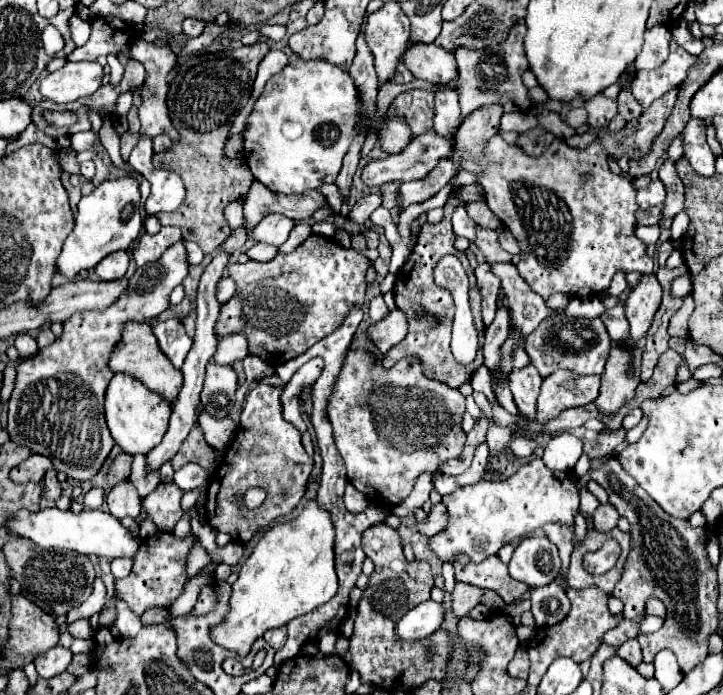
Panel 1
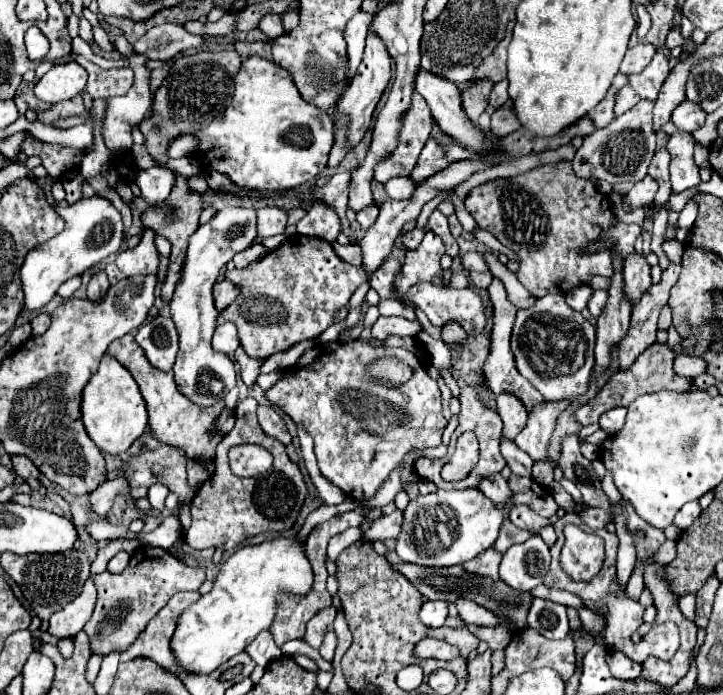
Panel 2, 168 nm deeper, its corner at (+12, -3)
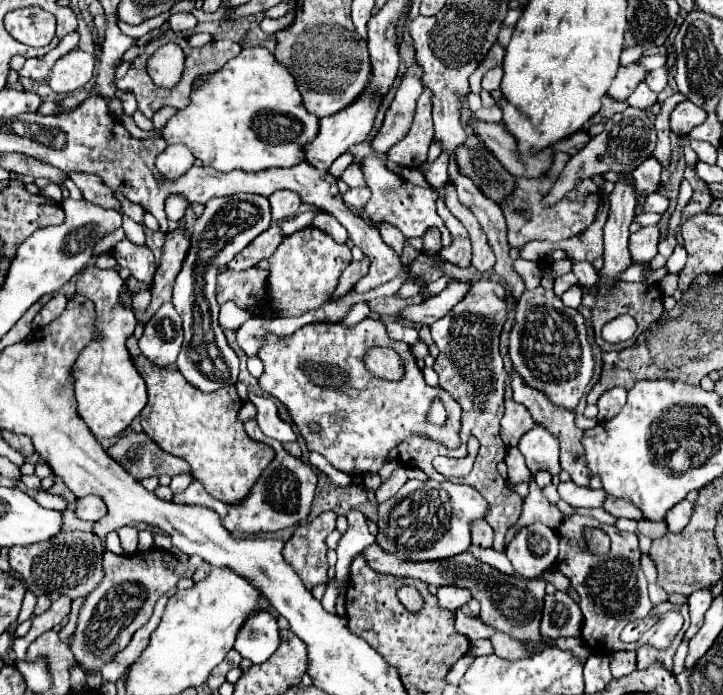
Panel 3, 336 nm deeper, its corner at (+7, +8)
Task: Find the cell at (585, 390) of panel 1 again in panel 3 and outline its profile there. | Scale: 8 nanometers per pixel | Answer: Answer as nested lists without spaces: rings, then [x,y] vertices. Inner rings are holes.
[[[535,424],[535,428],[519,440],[517,448],[525,456],[525,464],[533,474],[537,474],[541,470],[547,470],[551,476],[559,474],[561,466],[559,466],[557,438],[553,438],[553,434],[545,432],[545,428]]]

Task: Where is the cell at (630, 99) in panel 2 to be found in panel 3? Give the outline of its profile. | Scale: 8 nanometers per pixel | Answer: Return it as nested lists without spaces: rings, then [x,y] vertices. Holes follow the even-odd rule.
[[[643,82],[643,84],[639,84],[637,90],[627,98],[627,102],[629,102],[631,106],[635,106],[635,108],[649,108],[649,106],[657,104],[659,98],[657,98],[657,94],[655,94],[653,90],[649,90],[649,86]]]

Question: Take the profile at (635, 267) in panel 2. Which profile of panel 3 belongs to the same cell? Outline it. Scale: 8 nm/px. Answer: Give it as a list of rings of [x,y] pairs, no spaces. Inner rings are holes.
[[[643,226],[639,232],[631,234],[629,240],[629,252],[635,262],[645,264],[657,254],[657,244],[661,238],[659,226]]]

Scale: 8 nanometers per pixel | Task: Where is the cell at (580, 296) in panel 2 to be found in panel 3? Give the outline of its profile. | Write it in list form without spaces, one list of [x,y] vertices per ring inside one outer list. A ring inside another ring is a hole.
[[[577,286],[569,288],[569,290],[561,296],[561,302],[563,302],[565,306],[569,306],[569,308],[577,308],[577,306],[581,304],[581,290],[579,290]]]

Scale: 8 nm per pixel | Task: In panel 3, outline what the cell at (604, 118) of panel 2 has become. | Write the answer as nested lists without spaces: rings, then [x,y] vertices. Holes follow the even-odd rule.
[[[641,64],[621,66],[609,88],[609,96],[615,100],[627,100],[627,96],[645,80],[647,74],[649,74],[649,70]]]

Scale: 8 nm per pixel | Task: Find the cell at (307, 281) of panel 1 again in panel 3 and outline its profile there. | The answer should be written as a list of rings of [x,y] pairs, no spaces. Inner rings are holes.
[[[309,226],[291,236],[285,236],[271,258],[261,260],[257,266],[271,270],[269,276],[269,308],[275,316],[299,316],[311,308],[319,308],[329,302],[329,296],[337,288],[341,272],[351,264],[351,250],[347,244],[337,244],[329,234]]]

